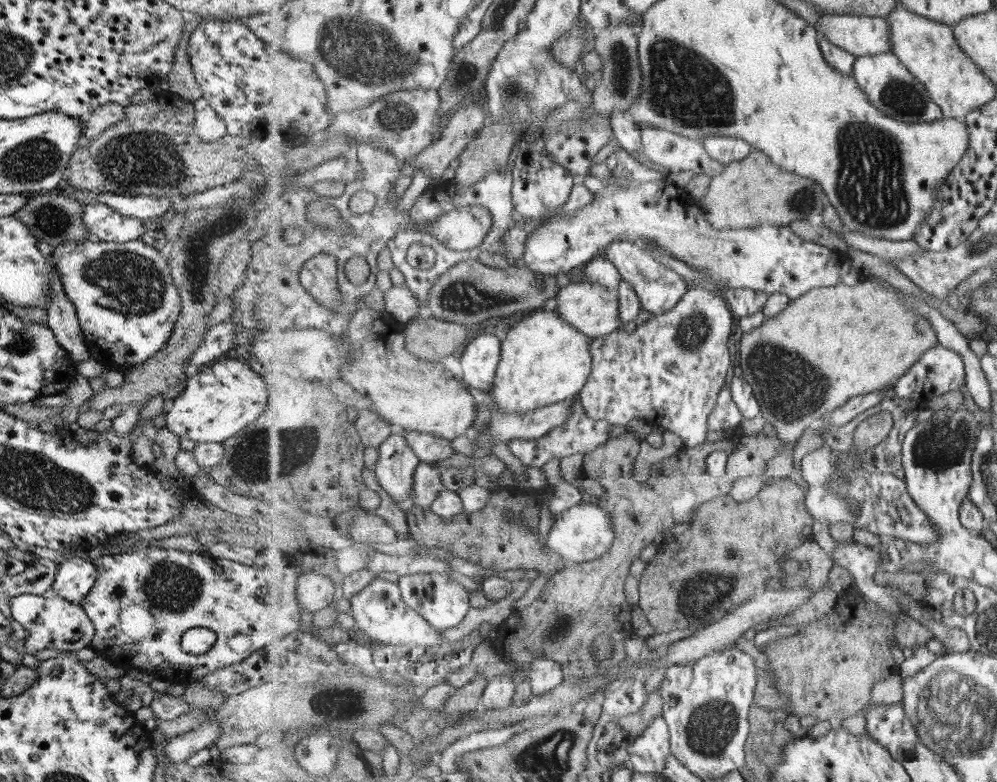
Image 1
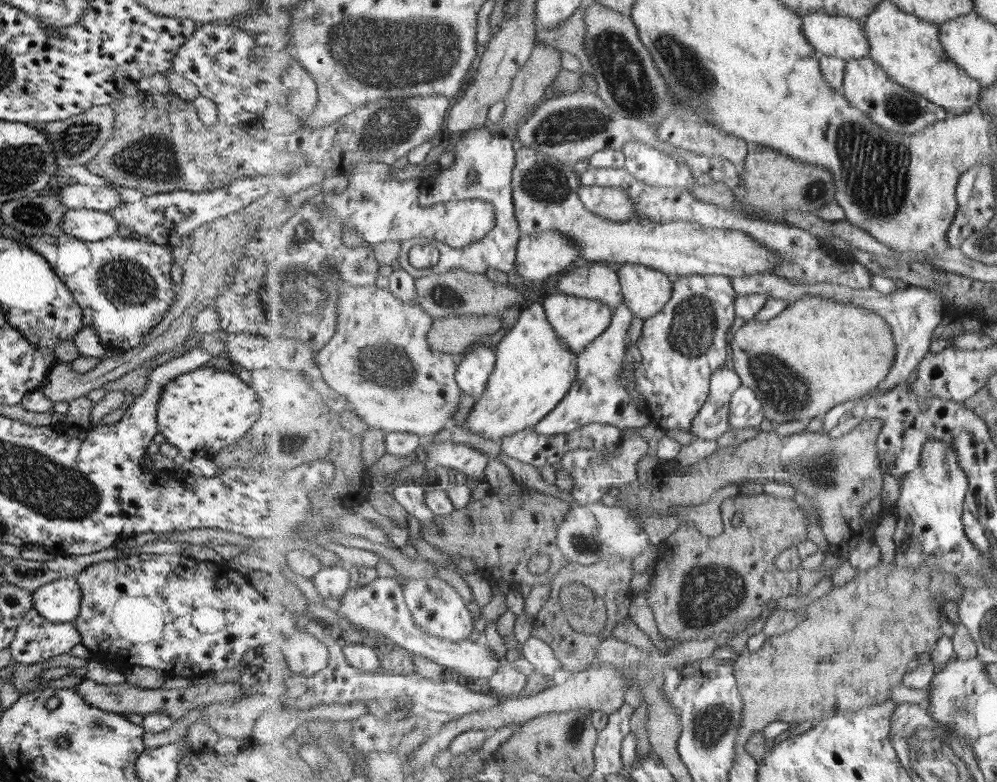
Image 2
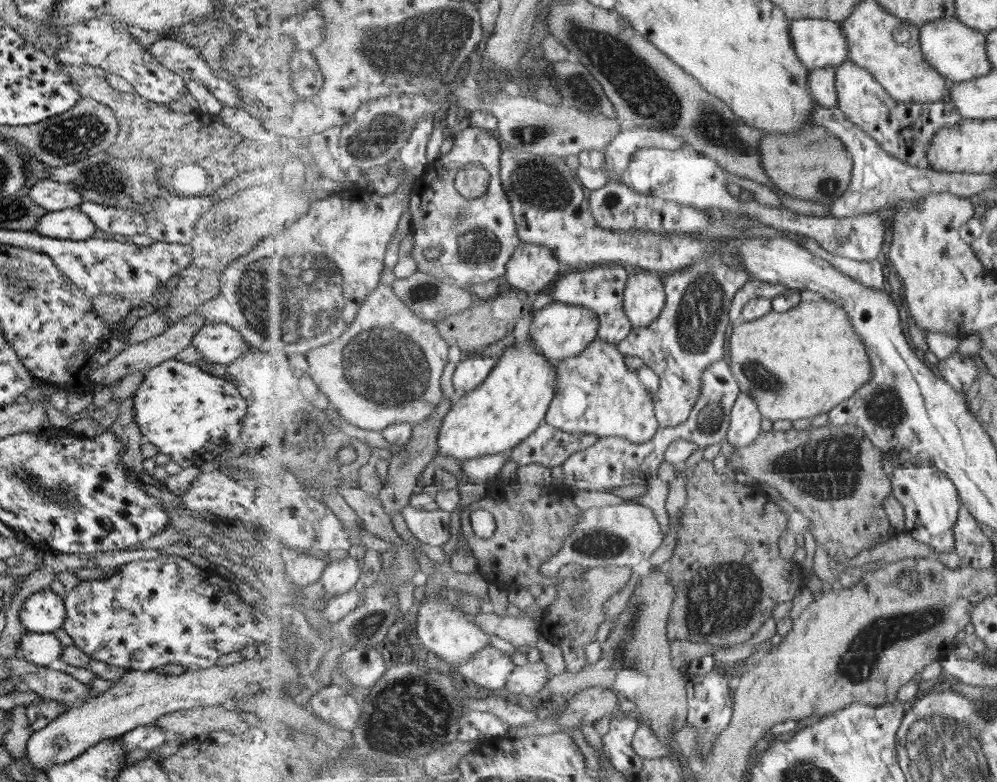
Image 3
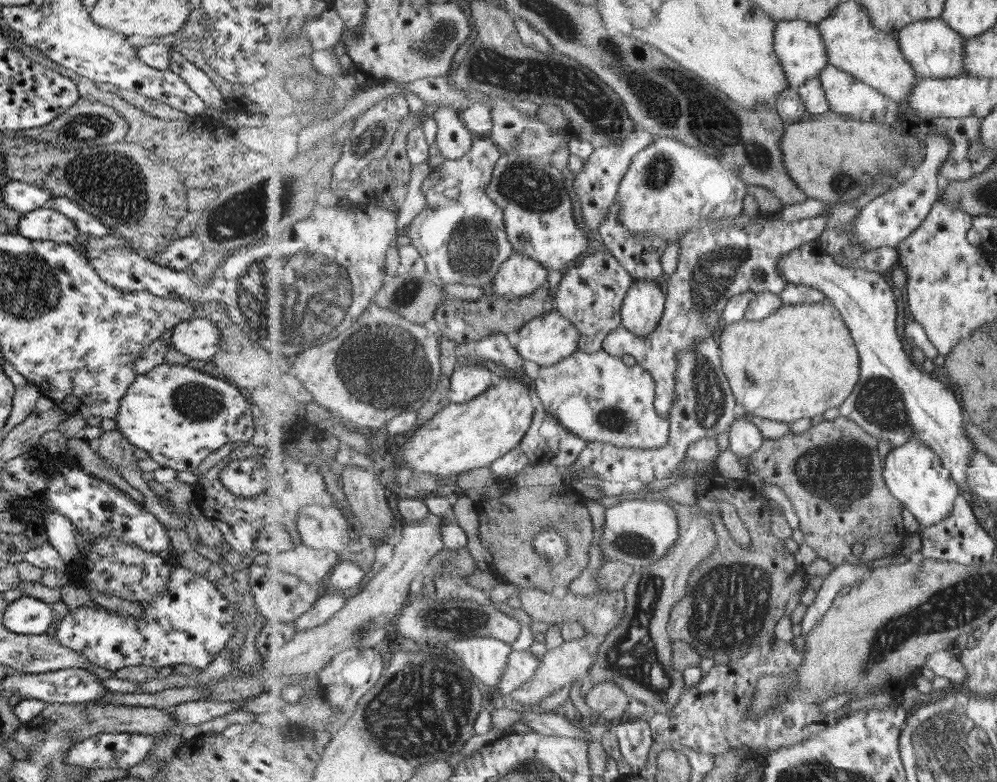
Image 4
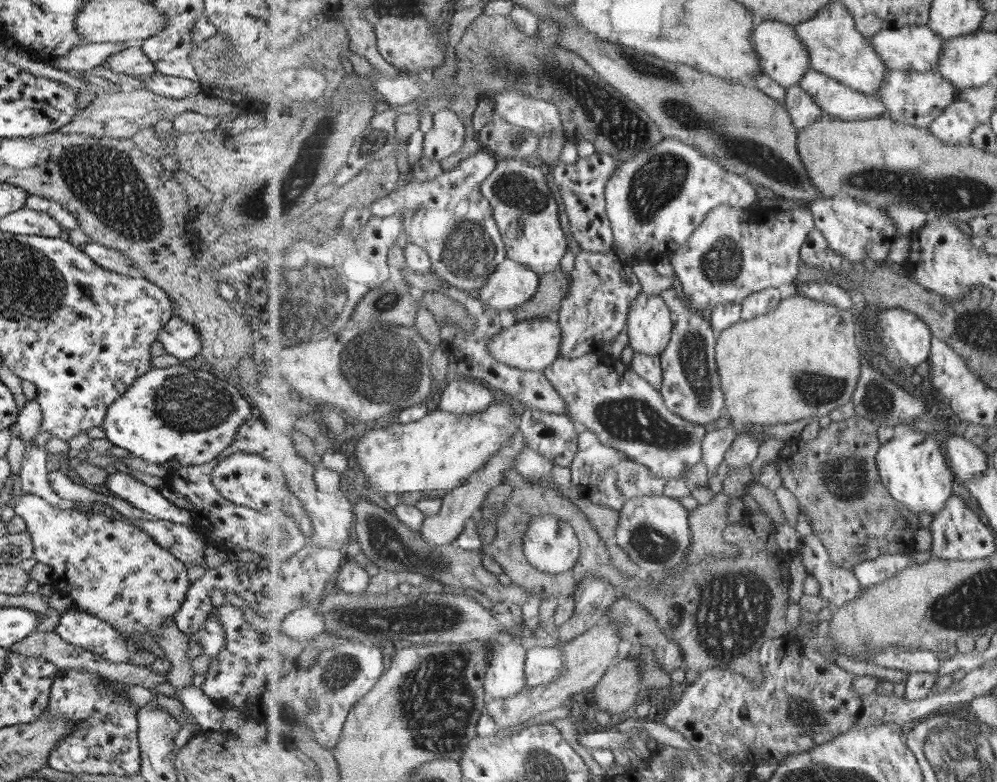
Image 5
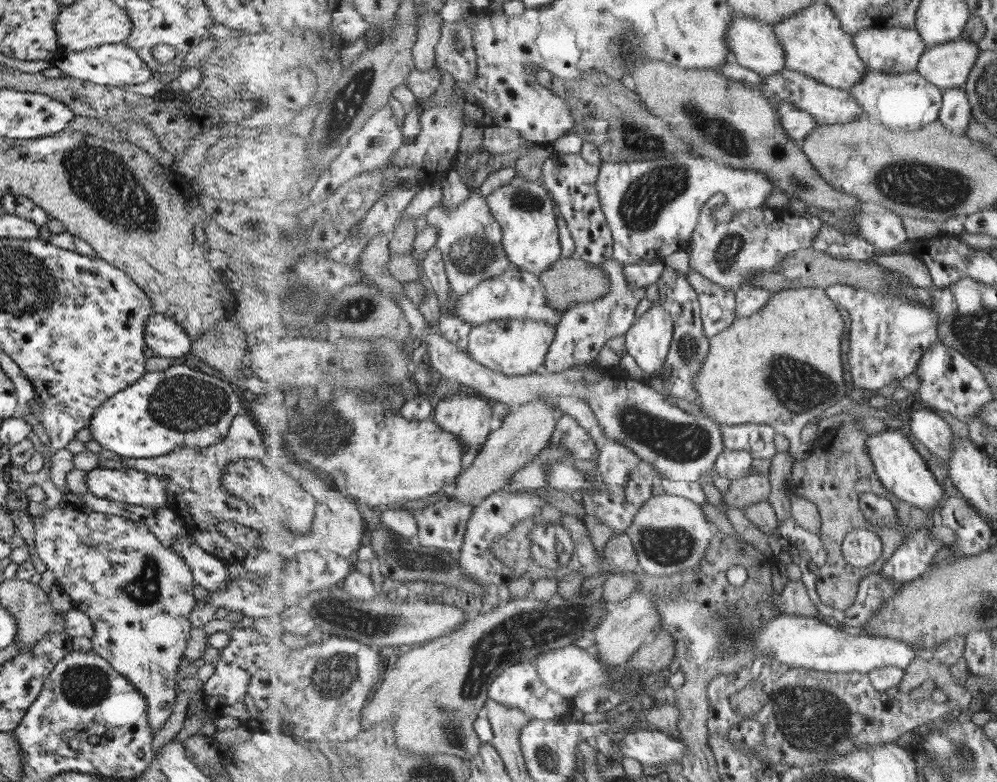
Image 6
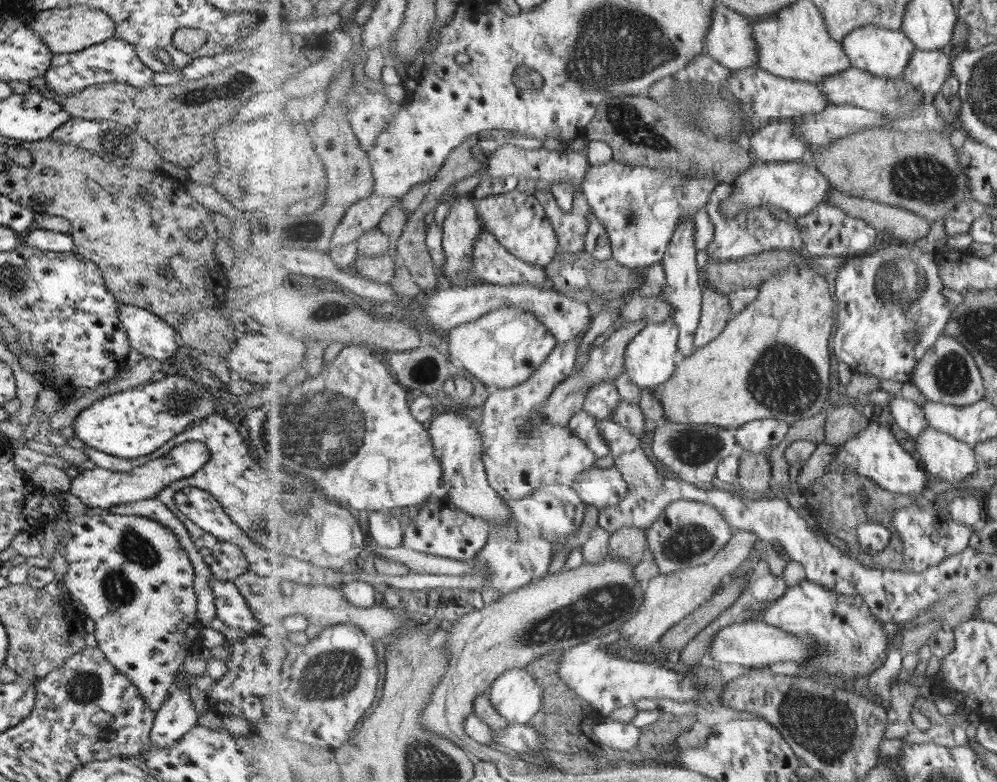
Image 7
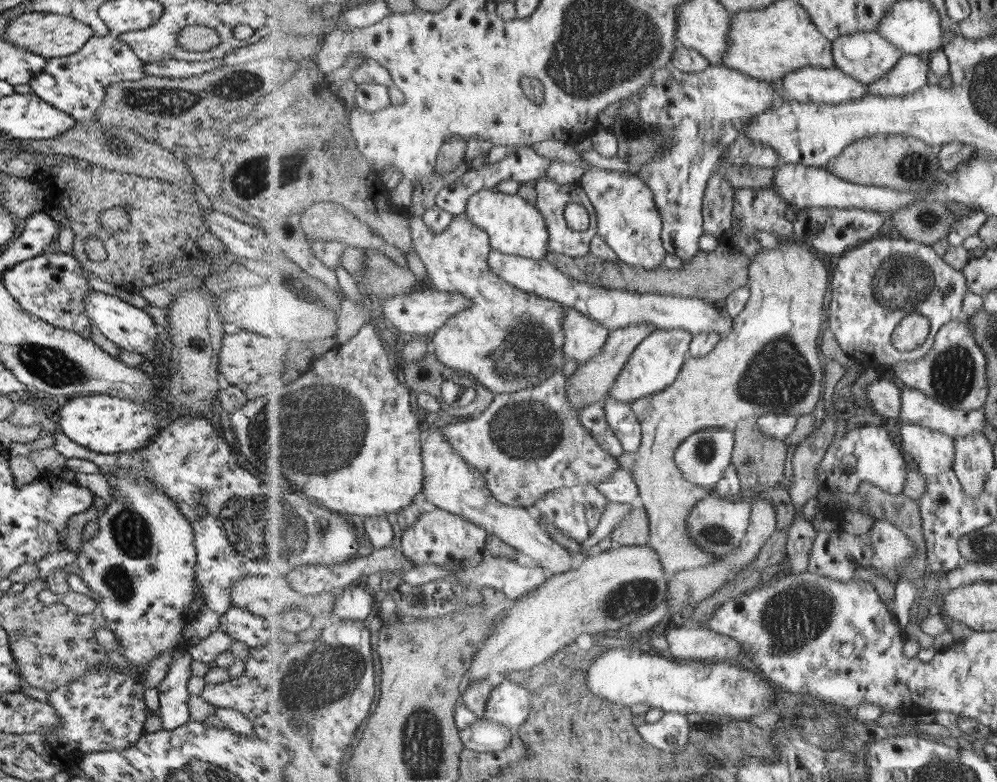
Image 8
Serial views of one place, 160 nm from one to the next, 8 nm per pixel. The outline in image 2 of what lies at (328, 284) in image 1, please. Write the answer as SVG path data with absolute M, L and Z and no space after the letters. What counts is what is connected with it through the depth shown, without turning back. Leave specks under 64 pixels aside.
M327 258L322 267L330 270L334 279L341 283L340 327L337 334L327 346L317 354L317 368L323 370L322 376L326 384L346 401L355 406L359 416L369 427L391 430L391 432L409 432L422 439L439 433L447 420L452 420L457 404L461 402L463 390L456 381L459 367L454 355L445 352L430 351L427 334L433 326L433 317L418 303L402 301L390 286L379 288L371 285L356 287L338 278L334 270L334 260Z

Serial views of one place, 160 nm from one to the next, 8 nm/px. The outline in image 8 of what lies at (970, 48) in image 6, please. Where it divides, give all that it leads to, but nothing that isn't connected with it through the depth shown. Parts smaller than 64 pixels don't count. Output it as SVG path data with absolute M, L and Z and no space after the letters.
M903 55L897 67L868 85L868 92L885 97L905 96L923 90L929 82L929 69L928 56Z

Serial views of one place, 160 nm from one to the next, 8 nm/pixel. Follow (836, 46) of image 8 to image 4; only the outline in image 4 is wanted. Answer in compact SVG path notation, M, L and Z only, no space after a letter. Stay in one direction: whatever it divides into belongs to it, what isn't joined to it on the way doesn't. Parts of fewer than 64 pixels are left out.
M942 18L921 20L908 24L899 30L898 38L901 53L909 61L909 65L919 77L924 79L957 78L966 74L965 66L965 41L966 37L953 30Z

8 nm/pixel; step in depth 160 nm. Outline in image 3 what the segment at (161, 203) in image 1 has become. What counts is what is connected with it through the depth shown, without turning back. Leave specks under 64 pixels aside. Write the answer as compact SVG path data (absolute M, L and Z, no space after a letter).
M41 178L34 183L27 194L33 203L43 211L61 211L75 209L83 202L81 195L65 184Z

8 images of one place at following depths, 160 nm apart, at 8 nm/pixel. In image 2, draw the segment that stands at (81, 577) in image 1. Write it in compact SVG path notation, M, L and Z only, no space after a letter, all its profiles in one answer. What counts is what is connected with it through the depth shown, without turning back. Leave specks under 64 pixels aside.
M74 575L66 576L32 591L30 608L49 622L72 622L79 610L79 599Z

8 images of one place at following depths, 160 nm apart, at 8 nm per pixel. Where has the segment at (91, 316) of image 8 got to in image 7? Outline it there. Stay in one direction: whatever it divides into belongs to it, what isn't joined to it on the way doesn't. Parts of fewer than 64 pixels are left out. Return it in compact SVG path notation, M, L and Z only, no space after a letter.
M121 303L116 317L124 328L131 350L145 358L165 360L175 356L179 339L174 327L148 310Z

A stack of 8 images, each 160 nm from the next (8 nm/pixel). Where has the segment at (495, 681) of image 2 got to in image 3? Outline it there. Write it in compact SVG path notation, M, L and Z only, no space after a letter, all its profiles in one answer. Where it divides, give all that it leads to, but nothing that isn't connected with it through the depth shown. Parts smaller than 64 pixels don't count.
M539 660L536 663L529 663L517 666L514 673L509 678L509 683L505 691L529 696L533 700L541 700L544 696L545 685L551 674L547 671L547 664Z

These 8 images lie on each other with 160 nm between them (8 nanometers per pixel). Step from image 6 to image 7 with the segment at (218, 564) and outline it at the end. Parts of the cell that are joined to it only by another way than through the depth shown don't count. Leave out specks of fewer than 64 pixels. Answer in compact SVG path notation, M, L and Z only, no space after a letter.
M212 574L209 577L209 584L214 596L216 617L225 626L242 630L247 634L247 637L256 633L259 624L254 621L248 606L235 588L235 585L231 582L226 582L226 580L216 580Z

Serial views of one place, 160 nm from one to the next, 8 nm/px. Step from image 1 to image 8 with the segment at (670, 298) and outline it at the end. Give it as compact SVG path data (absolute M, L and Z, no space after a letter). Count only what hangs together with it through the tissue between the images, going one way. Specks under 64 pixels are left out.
M658 329L653 331L633 351L625 368L614 382L608 396L621 402L633 404L637 400L665 391L676 382L689 357L694 334L685 329Z

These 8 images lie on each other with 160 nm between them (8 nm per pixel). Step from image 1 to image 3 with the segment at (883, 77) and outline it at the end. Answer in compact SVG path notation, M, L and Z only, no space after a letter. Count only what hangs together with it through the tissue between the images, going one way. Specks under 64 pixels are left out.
M850 60L836 68L836 85L838 107L850 121L872 136L883 150L919 168L930 168L928 148L936 134L942 128L957 126L963 118L950 101L909 103L895 100L868 70Z

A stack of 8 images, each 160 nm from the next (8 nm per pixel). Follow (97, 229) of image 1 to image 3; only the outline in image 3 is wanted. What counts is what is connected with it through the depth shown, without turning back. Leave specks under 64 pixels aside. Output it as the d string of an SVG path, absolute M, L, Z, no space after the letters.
M77 208L61 211L45 211L37 220L34 231L41 236L59 240L85 240L91 238L96 226L87 214Z

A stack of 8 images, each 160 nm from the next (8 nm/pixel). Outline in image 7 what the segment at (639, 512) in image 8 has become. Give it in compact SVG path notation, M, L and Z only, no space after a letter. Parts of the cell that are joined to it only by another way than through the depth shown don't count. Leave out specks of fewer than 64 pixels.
M625 527L615 531L610 534L608 549L608 555L627 559L633 565L639 564L648 551L645 529Z

